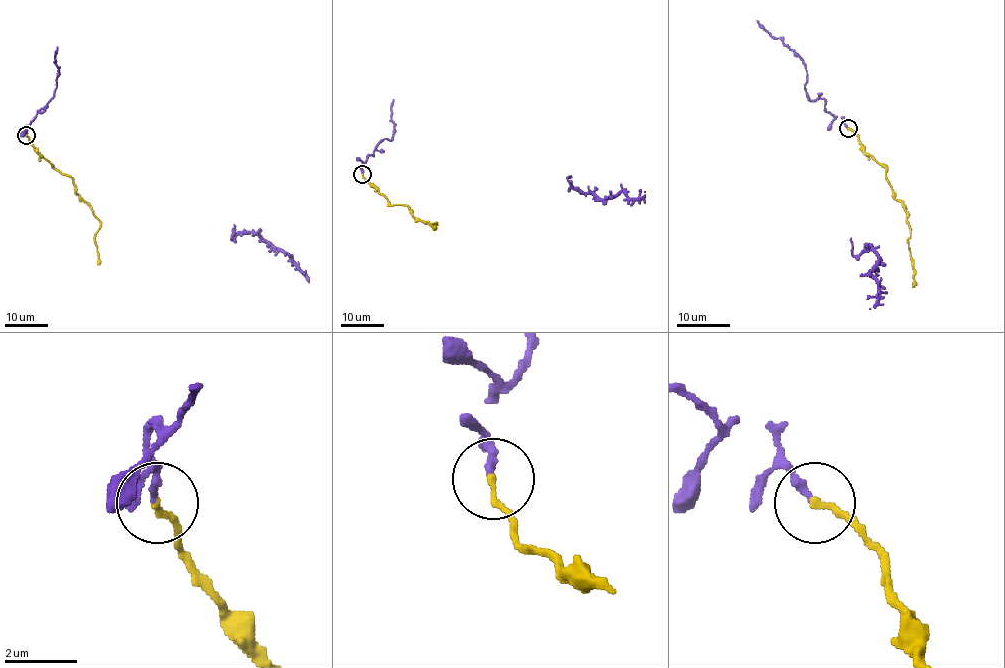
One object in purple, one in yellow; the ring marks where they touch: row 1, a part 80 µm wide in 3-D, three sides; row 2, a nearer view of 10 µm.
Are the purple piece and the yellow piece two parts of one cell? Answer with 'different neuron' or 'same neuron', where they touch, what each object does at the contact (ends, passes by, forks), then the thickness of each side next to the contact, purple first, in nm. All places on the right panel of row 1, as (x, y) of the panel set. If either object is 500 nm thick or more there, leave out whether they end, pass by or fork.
same neuron | (848, 128) | purple ends | yellow ends | 190/200 nm

